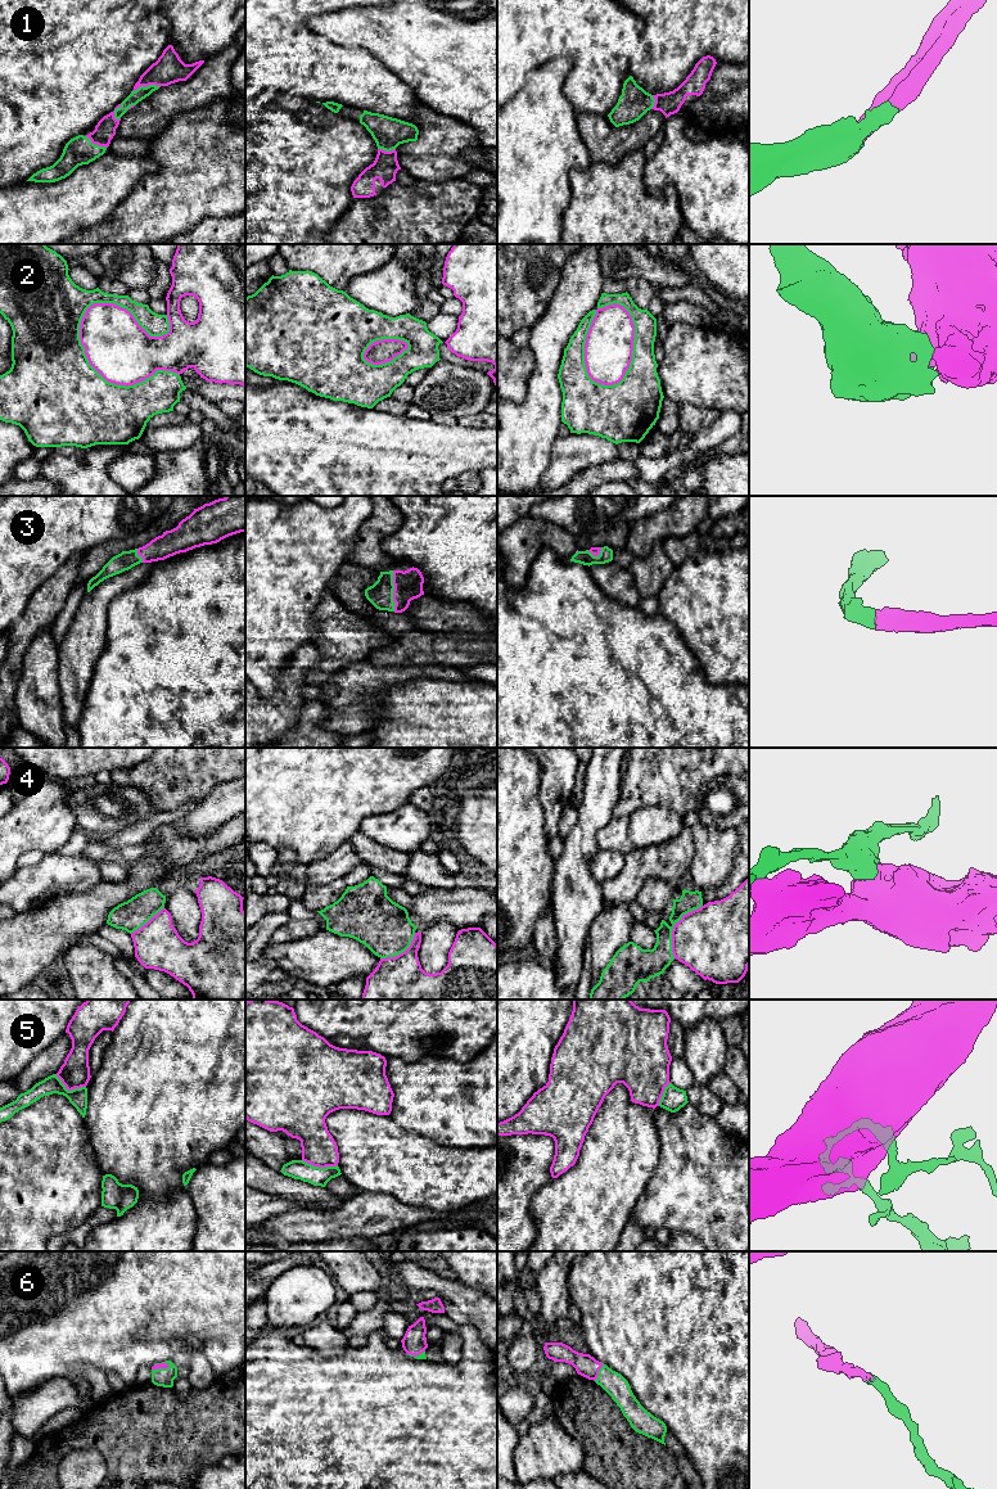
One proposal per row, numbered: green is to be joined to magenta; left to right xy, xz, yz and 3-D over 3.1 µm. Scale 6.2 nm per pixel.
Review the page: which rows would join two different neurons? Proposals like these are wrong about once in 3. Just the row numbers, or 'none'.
2, 4, 5

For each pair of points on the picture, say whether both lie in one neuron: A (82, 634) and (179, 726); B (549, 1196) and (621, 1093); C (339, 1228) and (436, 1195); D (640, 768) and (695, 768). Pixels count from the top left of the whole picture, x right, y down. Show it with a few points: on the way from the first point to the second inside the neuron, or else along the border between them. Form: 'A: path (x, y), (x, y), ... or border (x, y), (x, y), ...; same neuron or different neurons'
A: border (108, 622), (104, 649), (97, 660), (90, 680); different neurons
B: path (577, 1178), (618, 1137), (618, 1122); same neuron
C: border (379, 1194), (387, 1194), (402, 1203), (437, 1212); different neurons
D: path (654, 768), (681, 768); same neuron

